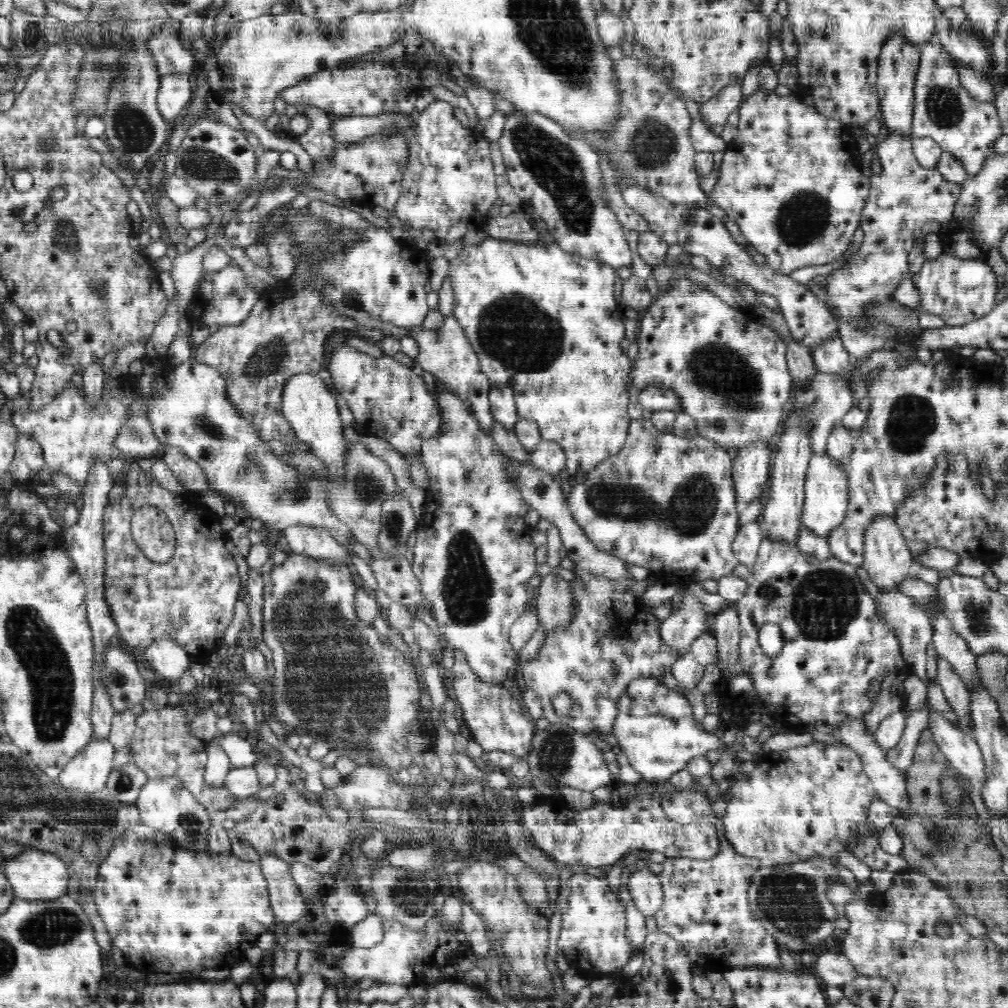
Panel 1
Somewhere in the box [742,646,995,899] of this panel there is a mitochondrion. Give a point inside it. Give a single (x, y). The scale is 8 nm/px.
(933, 835)

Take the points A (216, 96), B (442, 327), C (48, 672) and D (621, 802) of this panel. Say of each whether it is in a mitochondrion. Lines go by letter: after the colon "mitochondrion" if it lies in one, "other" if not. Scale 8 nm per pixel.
A: other
B: other
C: mitochondrion
D: other

